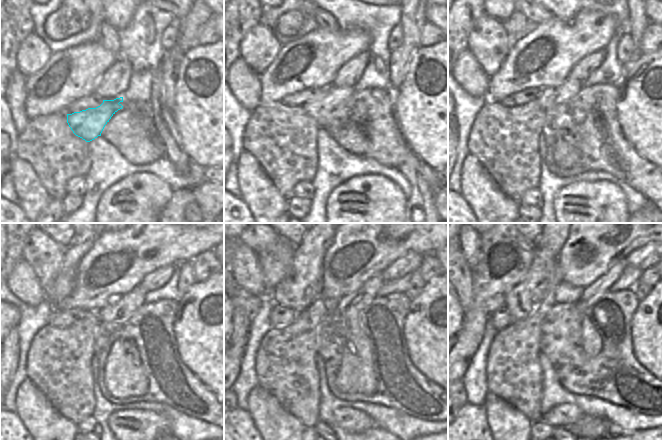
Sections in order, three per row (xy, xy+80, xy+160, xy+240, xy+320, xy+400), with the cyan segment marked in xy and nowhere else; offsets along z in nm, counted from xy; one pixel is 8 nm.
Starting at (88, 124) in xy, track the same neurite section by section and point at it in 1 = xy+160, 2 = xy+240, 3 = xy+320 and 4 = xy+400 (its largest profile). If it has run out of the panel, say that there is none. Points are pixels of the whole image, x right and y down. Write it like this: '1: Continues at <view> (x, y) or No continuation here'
1: Continues at xy+160 (549, 98)
2: Continues at xy+240 (121, 309)
3: Continues at xy+320 (350, 306)
4: Continues at xy+400 (603, 284)

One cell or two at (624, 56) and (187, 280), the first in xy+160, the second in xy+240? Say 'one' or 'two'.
one

